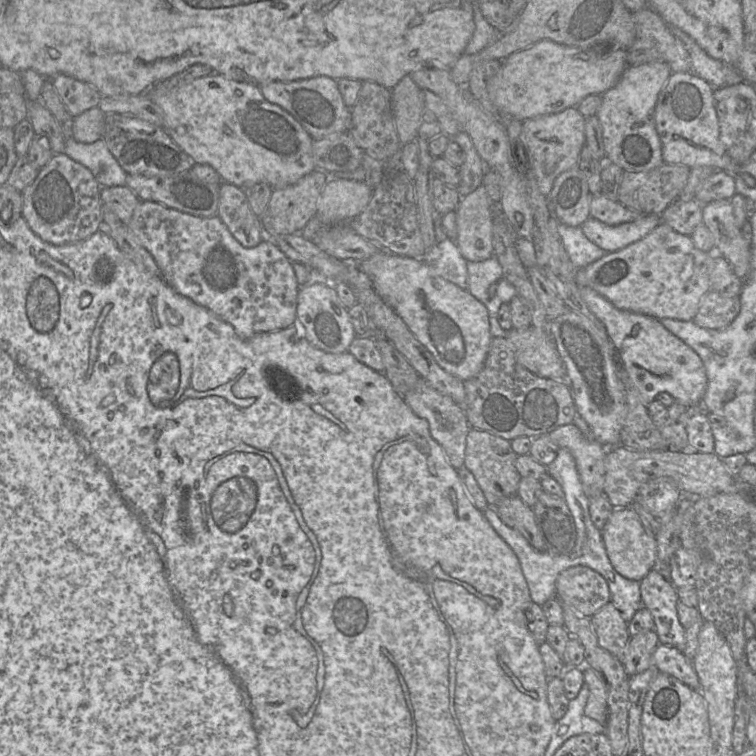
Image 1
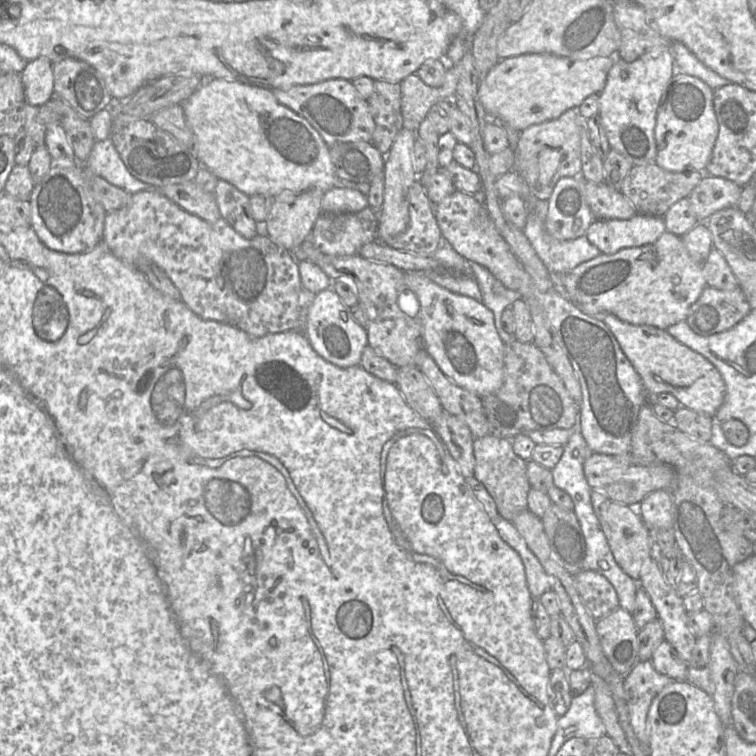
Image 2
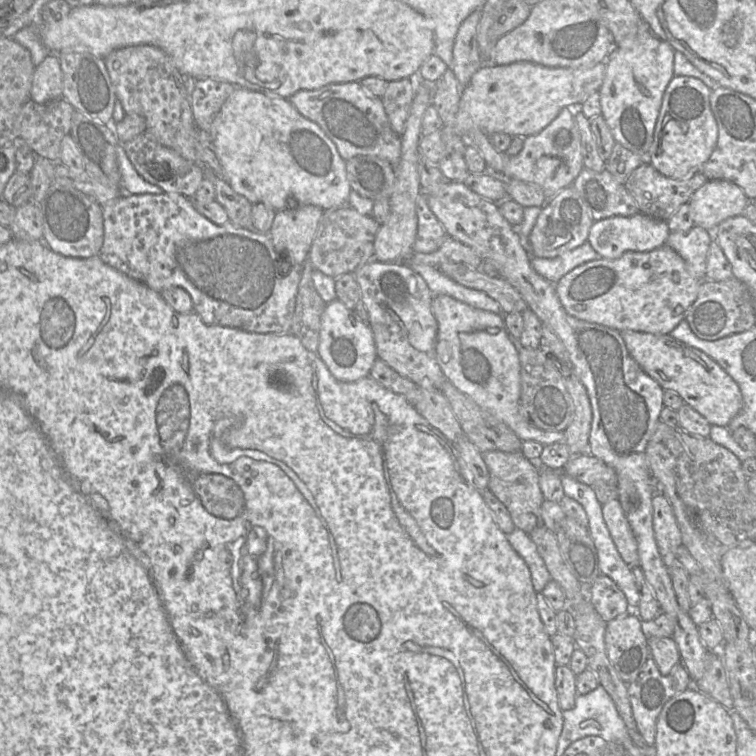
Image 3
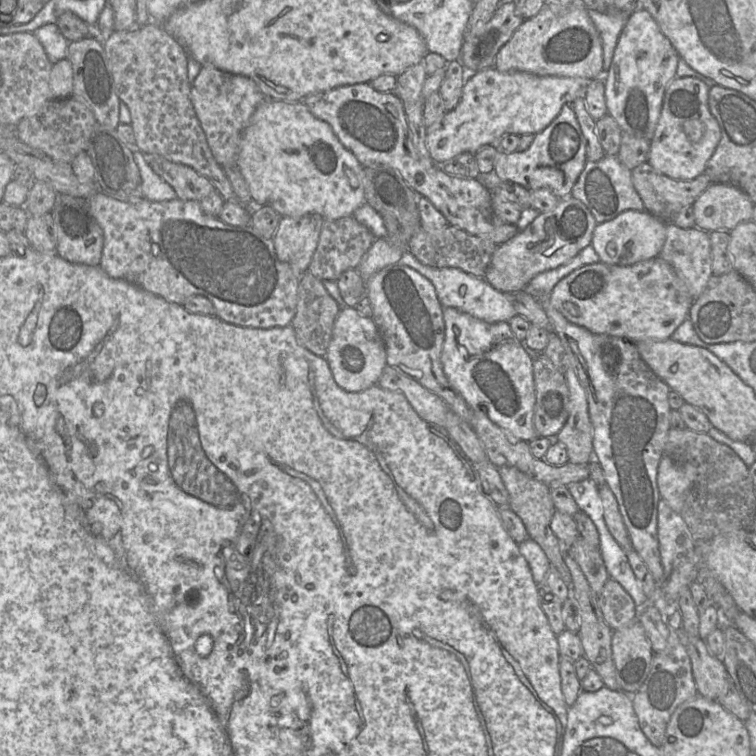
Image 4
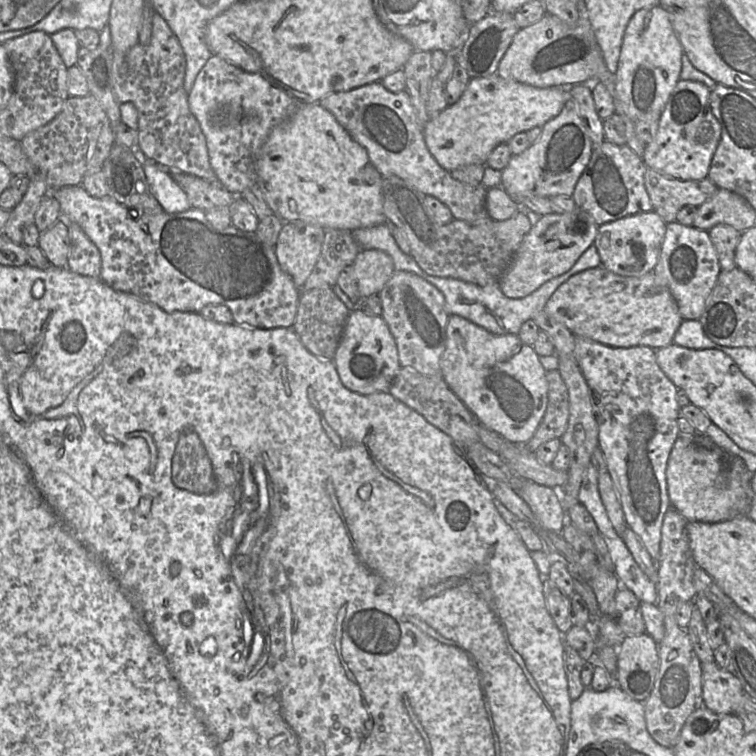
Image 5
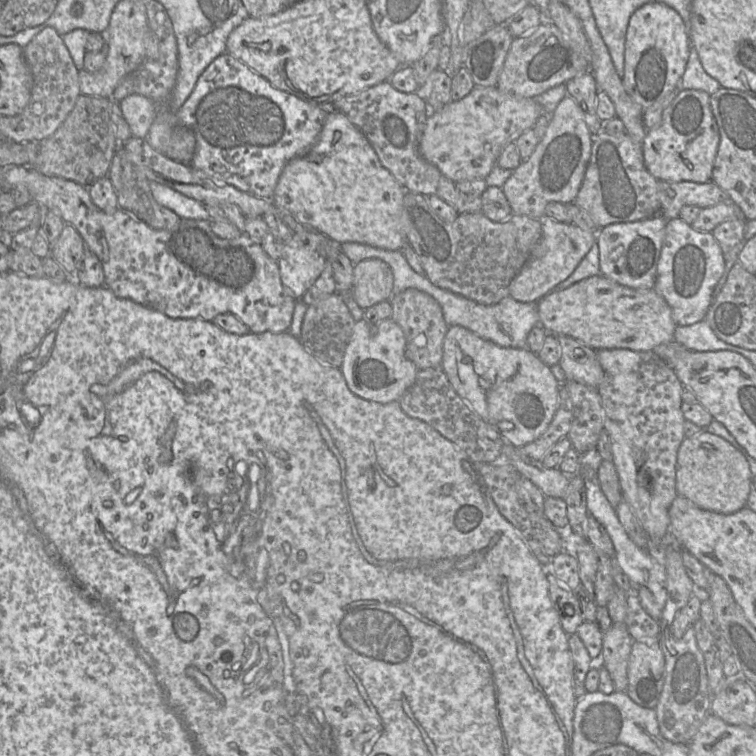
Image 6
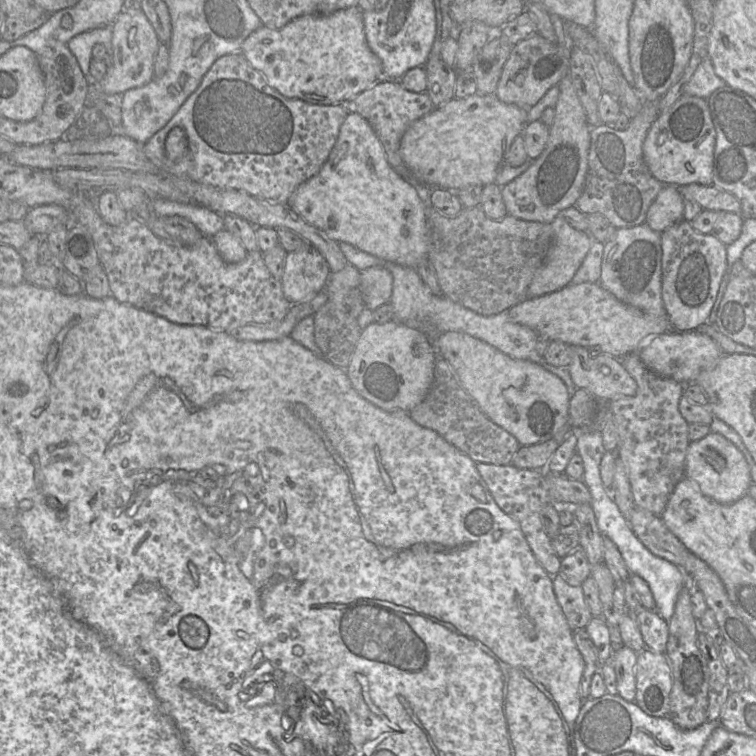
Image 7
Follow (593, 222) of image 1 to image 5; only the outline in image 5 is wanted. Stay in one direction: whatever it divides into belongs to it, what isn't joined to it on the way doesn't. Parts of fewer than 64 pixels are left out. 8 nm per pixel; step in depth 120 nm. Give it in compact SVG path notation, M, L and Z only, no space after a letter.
M653 210L600 225L594 245L600 256L601 265L621 276L640 277L653 271L660 256L666 225Z

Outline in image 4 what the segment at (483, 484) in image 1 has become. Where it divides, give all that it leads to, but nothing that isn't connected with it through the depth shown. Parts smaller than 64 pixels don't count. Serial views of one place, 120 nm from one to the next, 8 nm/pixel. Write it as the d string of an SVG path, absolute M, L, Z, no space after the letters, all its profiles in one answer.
M508 466L496 468L498 469L508 491L510 508L521 518L529 537L543 549L551 566L559 572L561 578L568 587L568 598L574 598L572 577L569 568L563 559L563 545L550 527L551 519L556 511L550 494L551 488L543 482L528 476L517 468Z

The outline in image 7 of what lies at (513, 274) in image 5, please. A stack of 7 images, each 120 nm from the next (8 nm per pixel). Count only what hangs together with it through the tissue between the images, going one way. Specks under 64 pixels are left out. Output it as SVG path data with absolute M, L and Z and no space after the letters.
M557 216L551 222L551 227L553 230L552 244L542 266L536 272L528 287L527 298L540 297L556 292L571 284L572 278L584 261L594 241L589 233L574 229L560 216Z

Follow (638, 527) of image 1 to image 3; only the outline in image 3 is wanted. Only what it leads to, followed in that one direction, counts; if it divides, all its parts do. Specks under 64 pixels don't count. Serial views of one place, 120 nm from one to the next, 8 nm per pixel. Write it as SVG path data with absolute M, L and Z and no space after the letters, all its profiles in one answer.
M613 499L603 504L602 515L622 559L631 568L639 565L637 541L620 501Z

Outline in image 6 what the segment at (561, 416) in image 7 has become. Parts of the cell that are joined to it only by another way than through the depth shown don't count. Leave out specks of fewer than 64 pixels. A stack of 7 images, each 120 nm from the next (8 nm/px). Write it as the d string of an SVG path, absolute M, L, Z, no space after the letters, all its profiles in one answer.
M459 325L448 327L441 362L459 396L487 423L496 426L506 443L522 447L538 439L558 408L560 383L537 354L524 348L501 347Z

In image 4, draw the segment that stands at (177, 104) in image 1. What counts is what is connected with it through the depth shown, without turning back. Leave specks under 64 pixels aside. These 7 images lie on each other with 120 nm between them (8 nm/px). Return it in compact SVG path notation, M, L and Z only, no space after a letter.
M265 99L262 101L254 111L249 124L244 131L241 148L237 158L237 168L247 183L253 202L252 207L271 207L282 217L319 215L324 220L335 220L346 216L352 216L357 208L366 203L364 192L365 167L361 165L351 151L343 146L332 127L327 122L315 117L303 102L284 102L272 99Z

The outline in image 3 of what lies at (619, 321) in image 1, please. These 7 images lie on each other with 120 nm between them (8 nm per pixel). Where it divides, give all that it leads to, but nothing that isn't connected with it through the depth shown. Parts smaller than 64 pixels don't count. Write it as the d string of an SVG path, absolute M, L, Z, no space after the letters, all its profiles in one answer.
M623 330L620 334L630 356L664 390L677 393L684 403L701 414L710 425L726 427L741 411L743 397L733 378L710 356L678 341L670 334Z

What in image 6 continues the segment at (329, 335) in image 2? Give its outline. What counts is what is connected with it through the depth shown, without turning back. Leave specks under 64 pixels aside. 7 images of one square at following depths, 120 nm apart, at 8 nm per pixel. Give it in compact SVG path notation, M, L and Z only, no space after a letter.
M390 318L371 323L356 321L340 370L348 388L357 396L379 403L398 401L414 383L418 368L405 356L406 338Z

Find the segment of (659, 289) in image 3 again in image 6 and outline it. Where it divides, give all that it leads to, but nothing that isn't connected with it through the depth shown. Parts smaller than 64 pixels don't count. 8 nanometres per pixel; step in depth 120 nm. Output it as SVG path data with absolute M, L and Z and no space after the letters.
M602 274L580 280L566 289L551 291L538 301L538 314L539 324L549 334L572 337L594 350L621 348L653 351L661 345L674 341L674 331L677 326L670 306L654 288L630 288Z

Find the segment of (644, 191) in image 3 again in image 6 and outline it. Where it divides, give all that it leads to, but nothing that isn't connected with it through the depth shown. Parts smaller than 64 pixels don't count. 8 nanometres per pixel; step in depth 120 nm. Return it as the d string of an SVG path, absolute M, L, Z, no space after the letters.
M657 180L657 190L659 215L666 220L679 217L684 206L692 205L702 209L729 200L726 193L712 180L705 183Z

